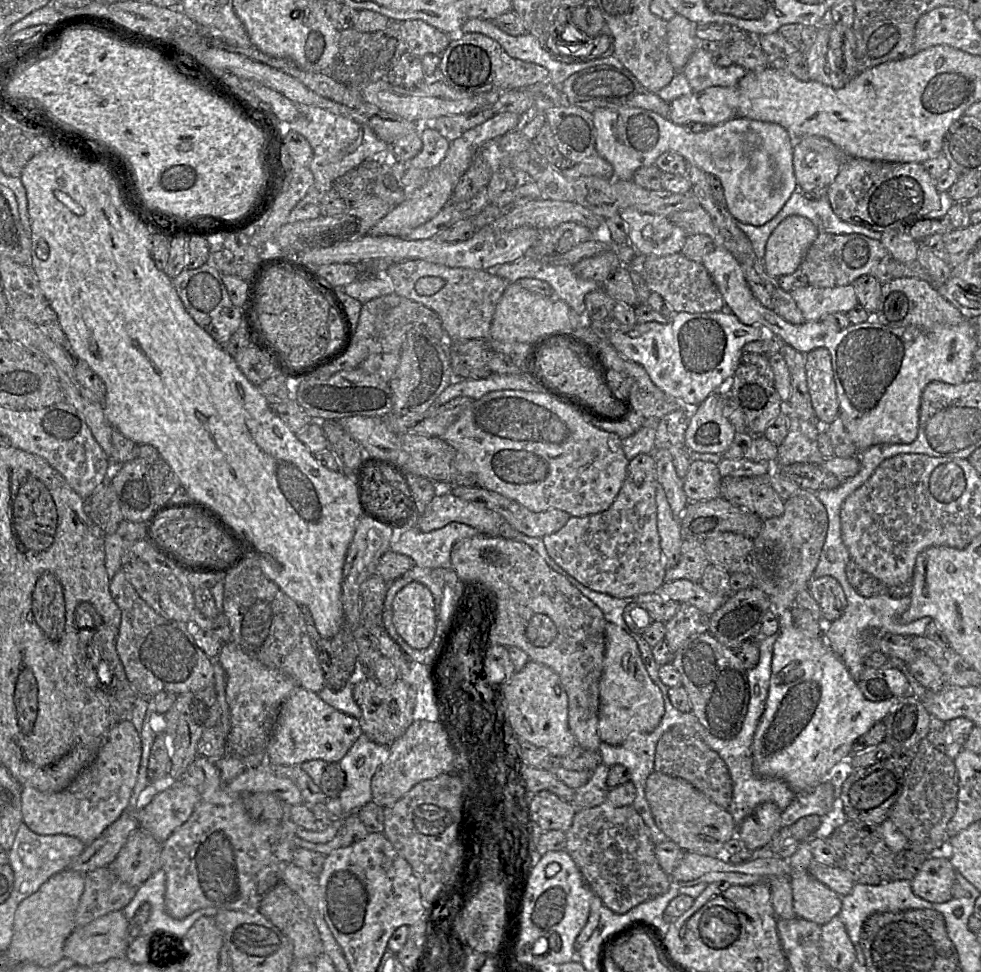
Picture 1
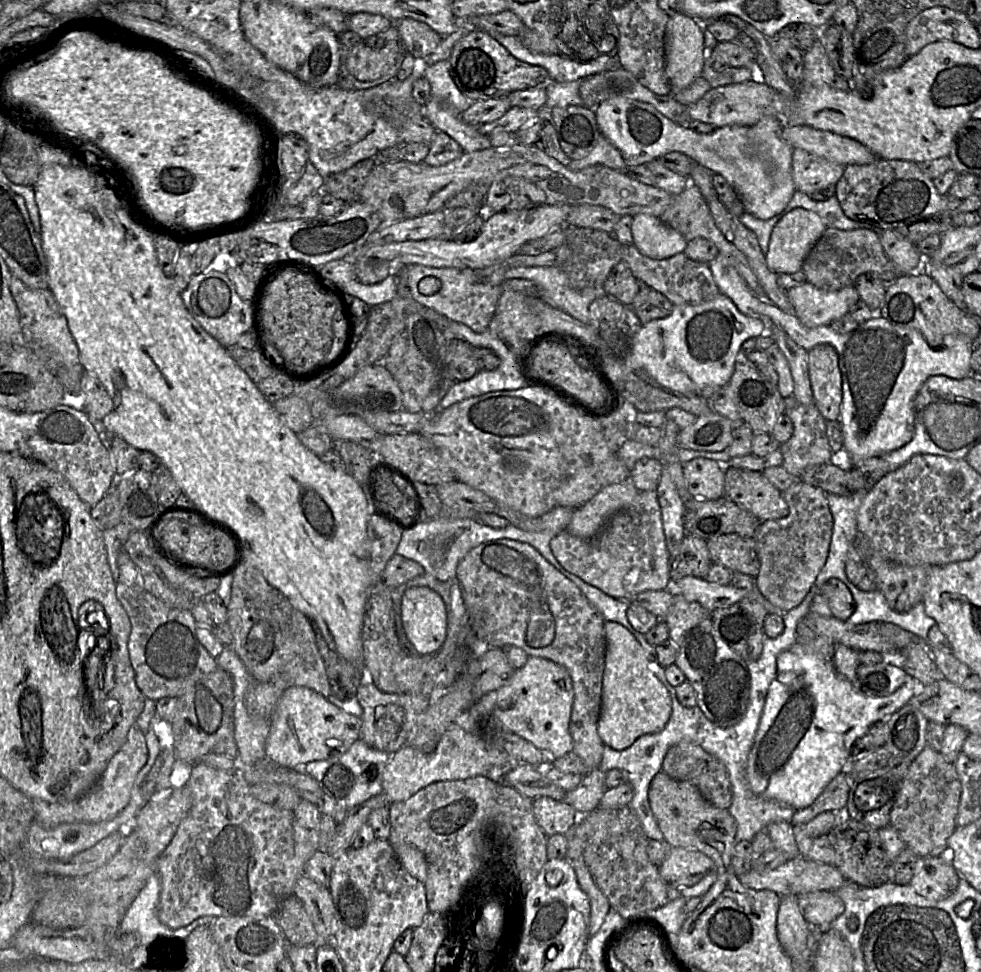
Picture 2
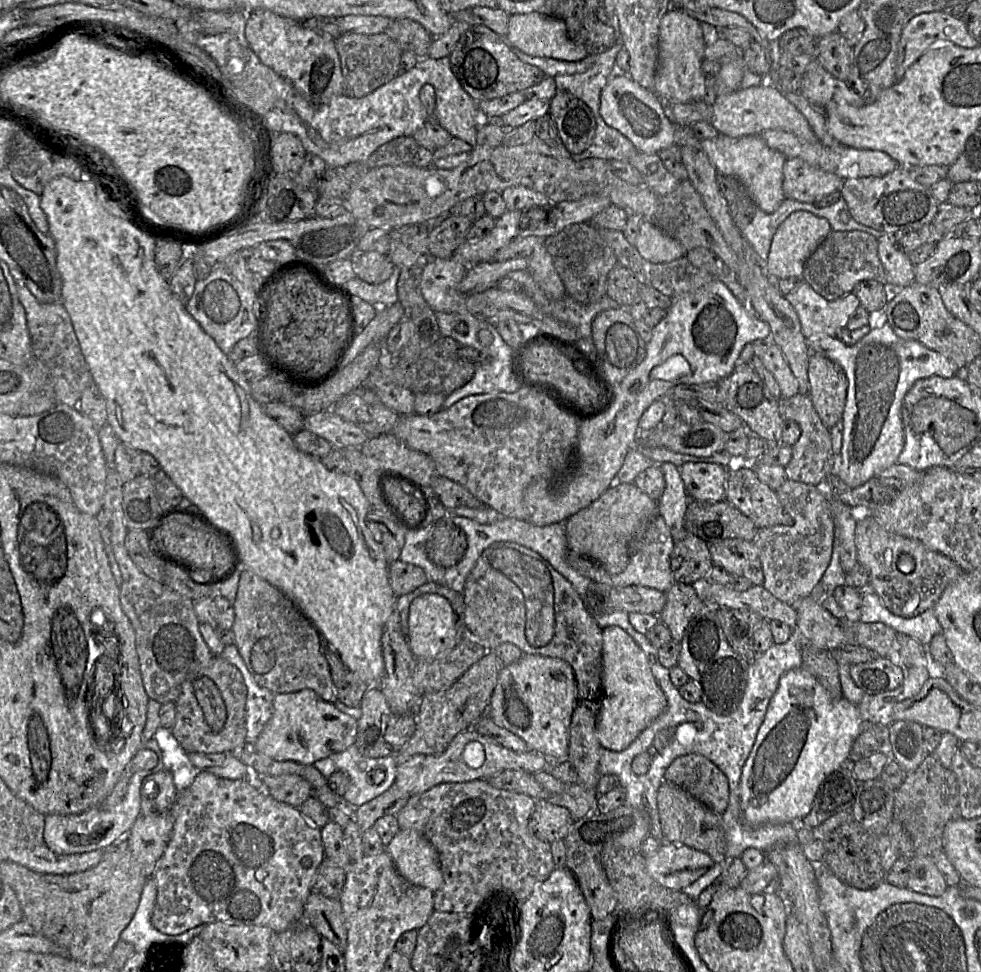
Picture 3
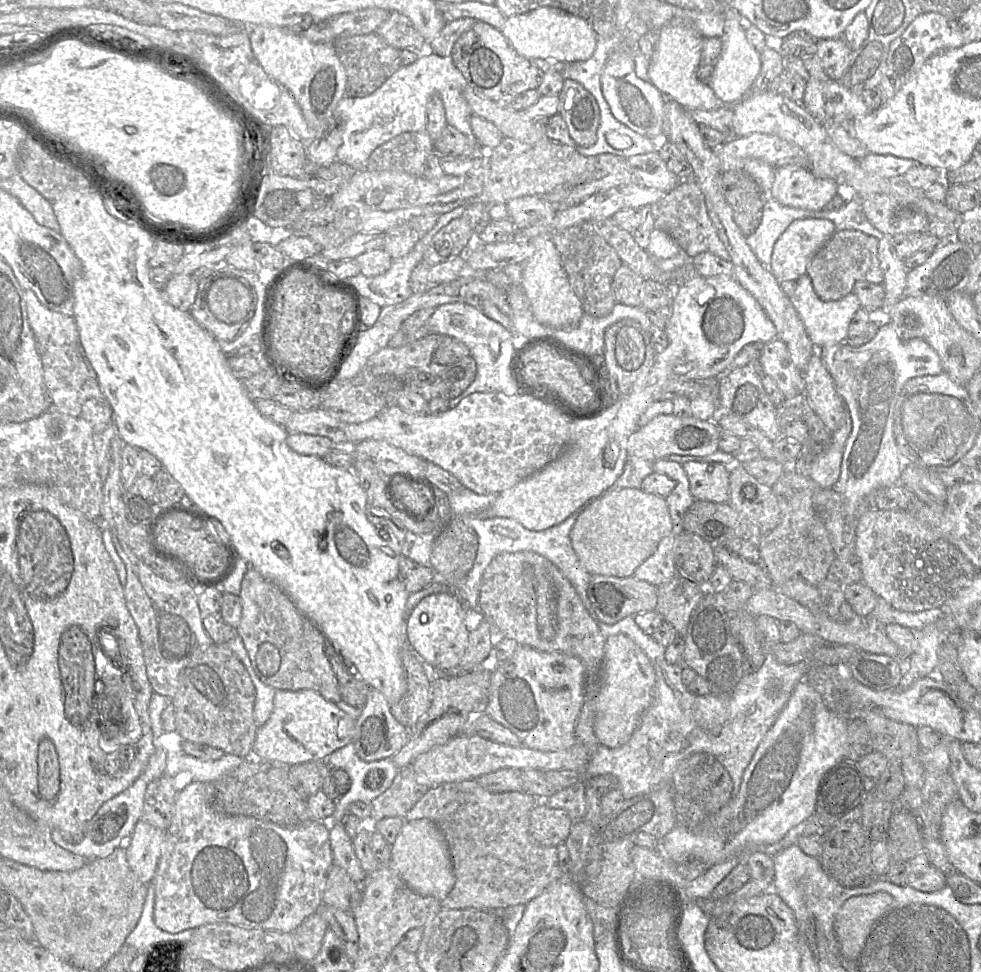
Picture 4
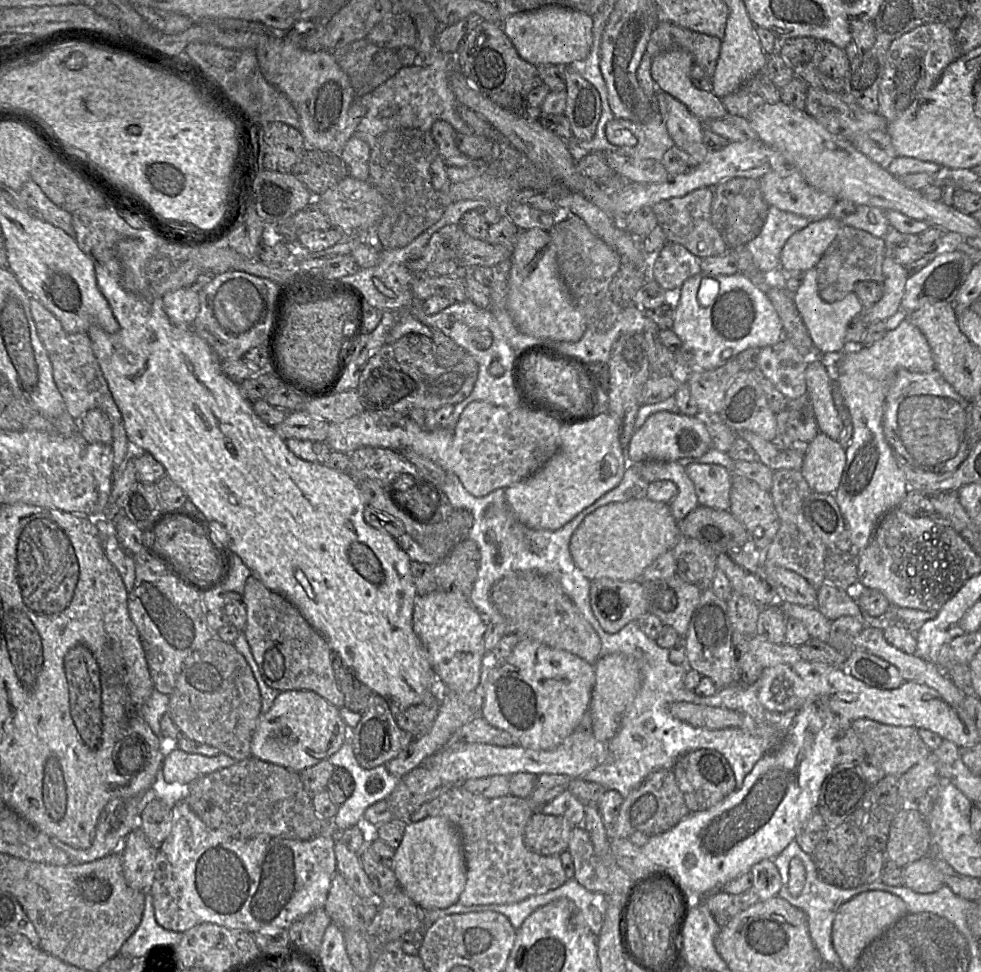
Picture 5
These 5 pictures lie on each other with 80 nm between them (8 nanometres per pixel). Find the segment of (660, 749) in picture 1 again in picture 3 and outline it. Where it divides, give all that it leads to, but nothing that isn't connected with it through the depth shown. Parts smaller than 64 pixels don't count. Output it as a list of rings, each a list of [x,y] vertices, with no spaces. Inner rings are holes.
[[[692,753],[677,757],[664,778],[705,804],[722,817],[729,804],[729,781],[721,769],[705,756]]]

